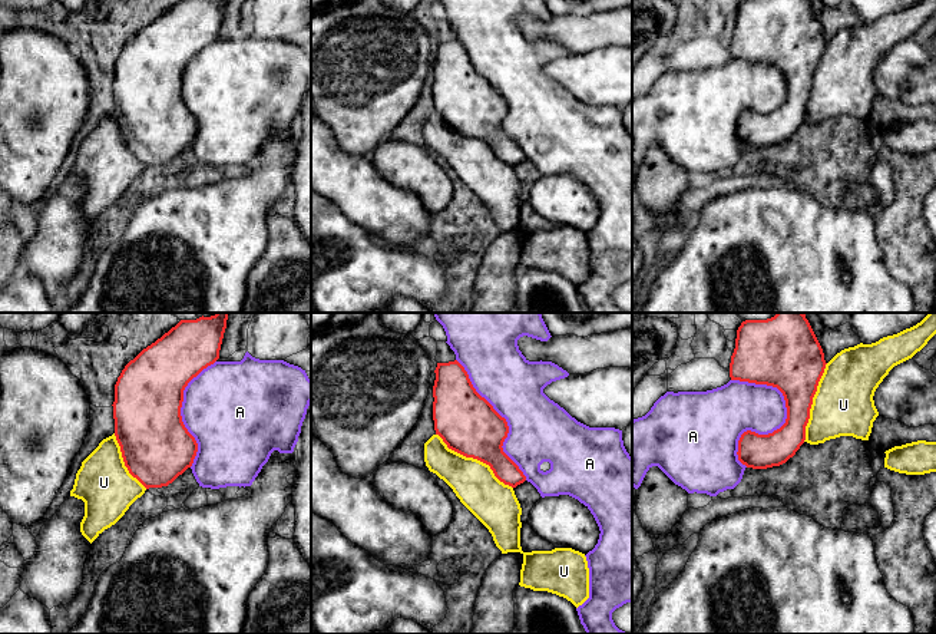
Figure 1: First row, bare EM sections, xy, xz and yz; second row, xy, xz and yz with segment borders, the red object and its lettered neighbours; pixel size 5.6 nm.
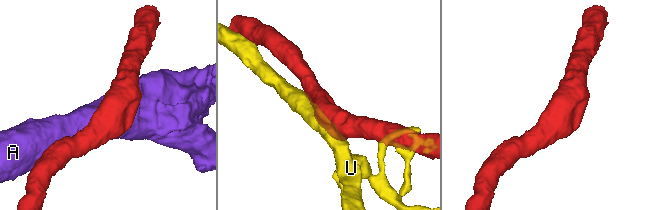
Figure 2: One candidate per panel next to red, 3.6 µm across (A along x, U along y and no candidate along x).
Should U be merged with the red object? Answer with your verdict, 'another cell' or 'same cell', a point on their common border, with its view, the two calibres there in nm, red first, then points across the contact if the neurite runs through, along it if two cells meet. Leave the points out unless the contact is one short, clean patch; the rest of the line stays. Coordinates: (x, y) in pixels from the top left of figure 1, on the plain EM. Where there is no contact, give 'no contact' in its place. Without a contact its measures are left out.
same cell; contact xz (475, 136); calibres 340 and 240 nm

